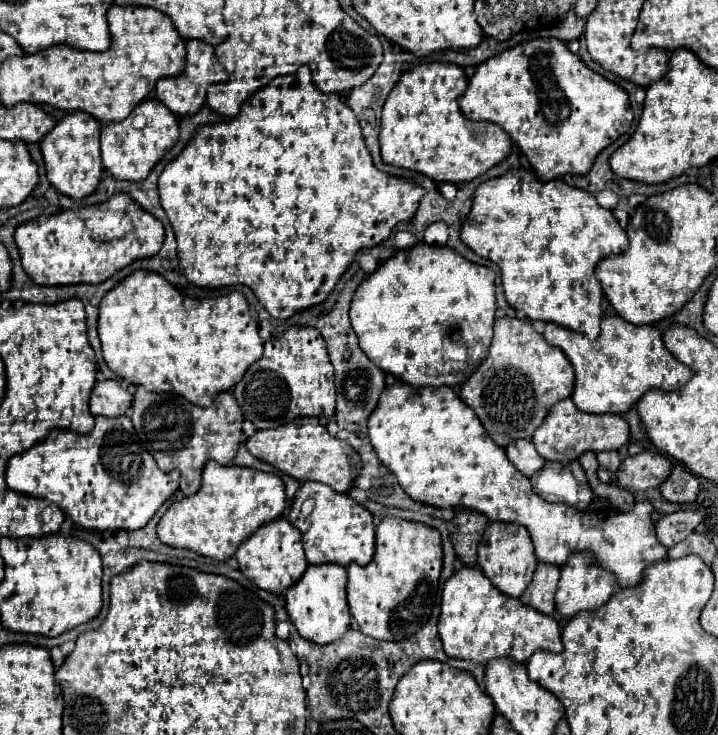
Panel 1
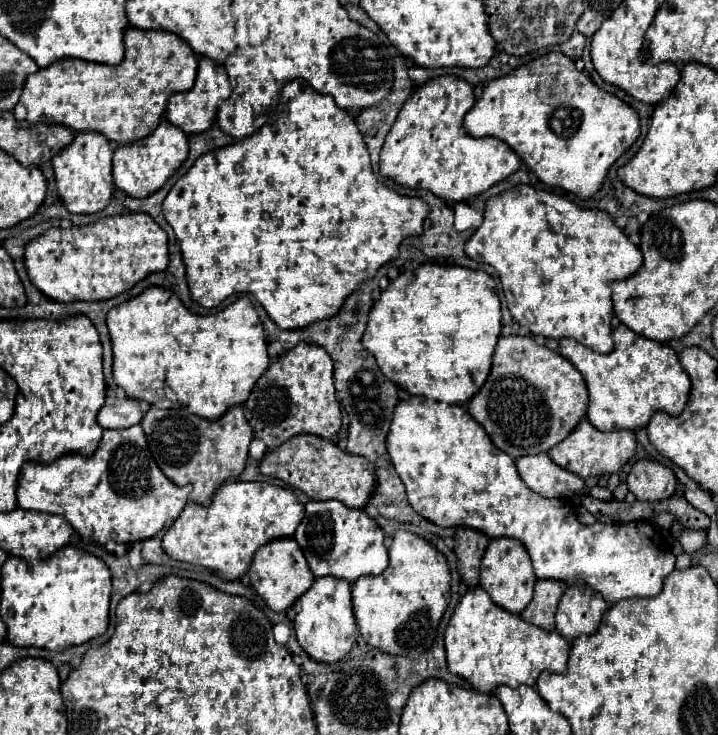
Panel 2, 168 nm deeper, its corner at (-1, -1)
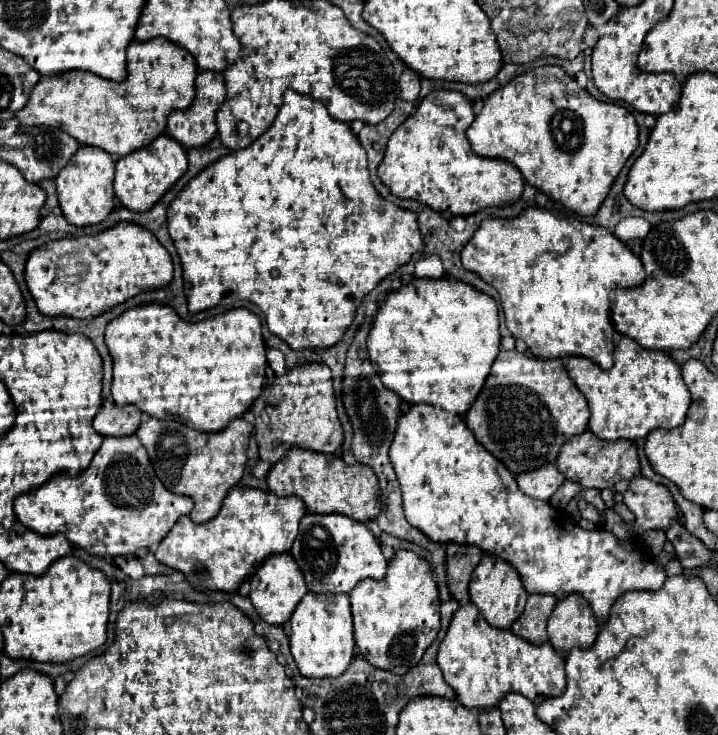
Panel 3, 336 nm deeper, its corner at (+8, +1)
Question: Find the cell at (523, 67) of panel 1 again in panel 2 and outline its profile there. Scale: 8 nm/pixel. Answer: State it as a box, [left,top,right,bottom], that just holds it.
[464,52,640,200]

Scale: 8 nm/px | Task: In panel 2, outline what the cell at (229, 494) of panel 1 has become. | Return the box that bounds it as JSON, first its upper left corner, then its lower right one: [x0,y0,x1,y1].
[162,480,304,582]

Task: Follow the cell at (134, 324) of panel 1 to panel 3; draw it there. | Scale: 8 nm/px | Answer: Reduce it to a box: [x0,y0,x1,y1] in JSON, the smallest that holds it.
[105,302,265,432]

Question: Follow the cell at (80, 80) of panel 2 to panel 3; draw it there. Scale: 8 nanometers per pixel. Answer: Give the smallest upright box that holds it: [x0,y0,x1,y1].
[15,38,197,156]

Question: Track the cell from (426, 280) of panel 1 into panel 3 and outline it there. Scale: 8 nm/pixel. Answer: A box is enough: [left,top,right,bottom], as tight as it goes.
[367,276,499,416]

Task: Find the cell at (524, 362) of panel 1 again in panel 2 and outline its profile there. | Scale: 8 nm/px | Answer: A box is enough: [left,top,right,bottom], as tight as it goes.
[468,336,588,458]

